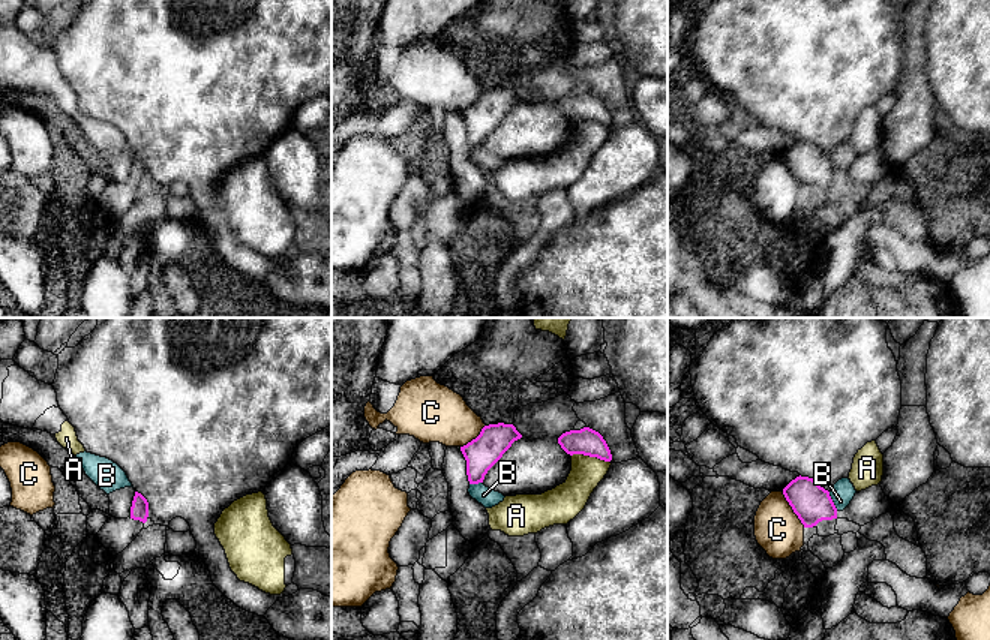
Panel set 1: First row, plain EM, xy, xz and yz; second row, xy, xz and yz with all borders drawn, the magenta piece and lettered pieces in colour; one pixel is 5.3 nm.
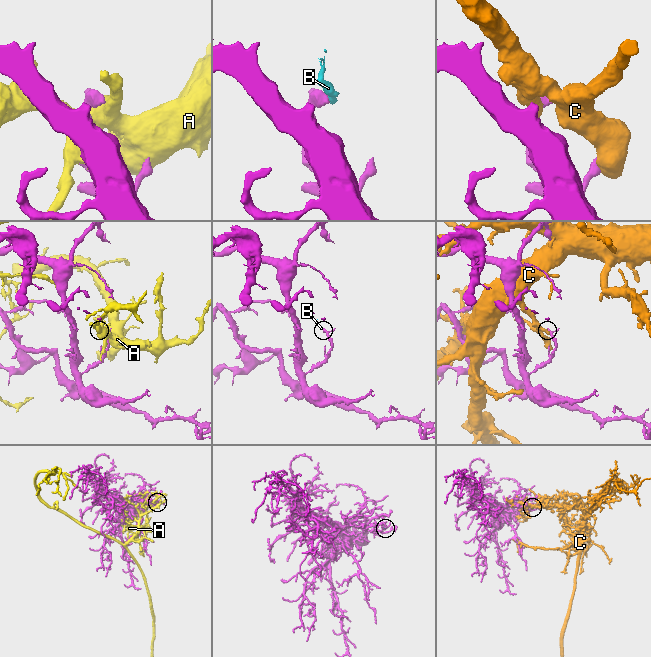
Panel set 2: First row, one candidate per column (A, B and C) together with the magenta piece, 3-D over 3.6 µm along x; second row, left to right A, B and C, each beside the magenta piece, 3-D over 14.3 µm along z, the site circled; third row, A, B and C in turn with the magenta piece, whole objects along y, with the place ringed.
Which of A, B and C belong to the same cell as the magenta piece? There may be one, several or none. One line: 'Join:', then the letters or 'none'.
Join: none

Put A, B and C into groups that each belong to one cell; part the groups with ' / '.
A / B / C

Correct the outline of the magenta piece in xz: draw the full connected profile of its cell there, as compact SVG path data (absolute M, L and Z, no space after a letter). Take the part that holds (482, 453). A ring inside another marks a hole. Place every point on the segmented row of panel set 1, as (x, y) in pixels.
M498 423L484 426L476 439L460 447L466 460L470 484L483 483L488 471L502 457L512 444L520 438L522 435L513 424Z

